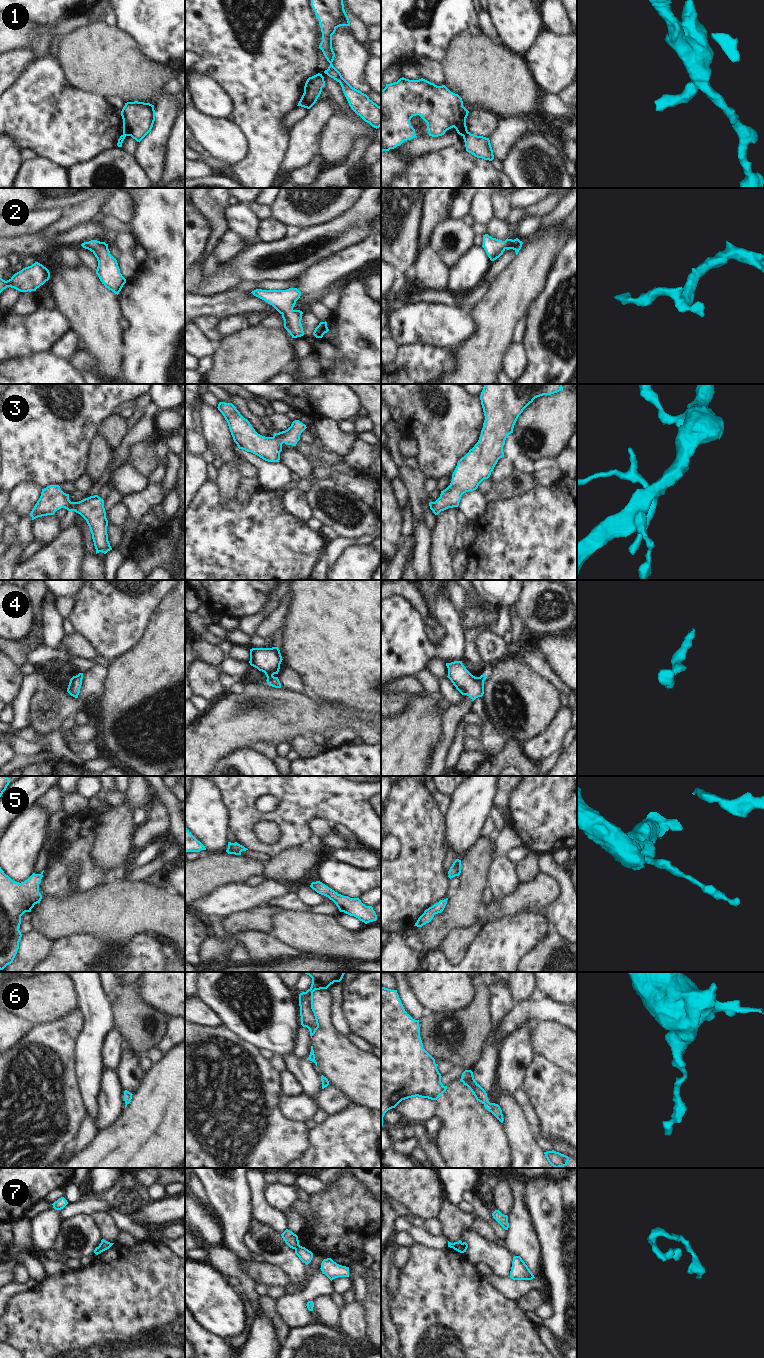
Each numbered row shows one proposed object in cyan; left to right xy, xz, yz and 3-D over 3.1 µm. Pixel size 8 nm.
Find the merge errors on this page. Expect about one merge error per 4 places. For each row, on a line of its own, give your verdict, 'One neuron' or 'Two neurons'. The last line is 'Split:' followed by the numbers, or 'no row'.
1: Two neurons
2: One neuron
3: One neuron
4: One neuron
5: One neuron
6: One neuron
7: Two neurons
Split: 1, 7

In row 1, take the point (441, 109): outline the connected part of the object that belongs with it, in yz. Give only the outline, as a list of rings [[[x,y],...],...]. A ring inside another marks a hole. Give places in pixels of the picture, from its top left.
[[[404,77],[386,84],[381,90],[381,152],[417,137],[410,123],[413,116],[419,115],[427,123],[429,136],[442,136],[453,127],[464,136],[468,113],[462,98],[445,85]]]

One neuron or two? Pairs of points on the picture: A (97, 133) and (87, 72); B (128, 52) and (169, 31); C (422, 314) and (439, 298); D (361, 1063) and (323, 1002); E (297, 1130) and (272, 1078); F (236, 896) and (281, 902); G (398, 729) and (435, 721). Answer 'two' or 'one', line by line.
A: two
B: two
C: two
D: one
E: one
F: two
G: one

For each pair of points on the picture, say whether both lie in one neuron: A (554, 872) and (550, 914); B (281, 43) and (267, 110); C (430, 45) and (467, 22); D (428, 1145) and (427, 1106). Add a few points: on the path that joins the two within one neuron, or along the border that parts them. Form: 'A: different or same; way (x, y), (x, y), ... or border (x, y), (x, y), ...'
A: same; way (564, 882), (565, 899), (560, 904)
B: same; way (267, 60), (267, 93)
C: same; way (439, 36), (453, 22), (458, 22)
D: different; border (433, 1139), (442, 1157)

